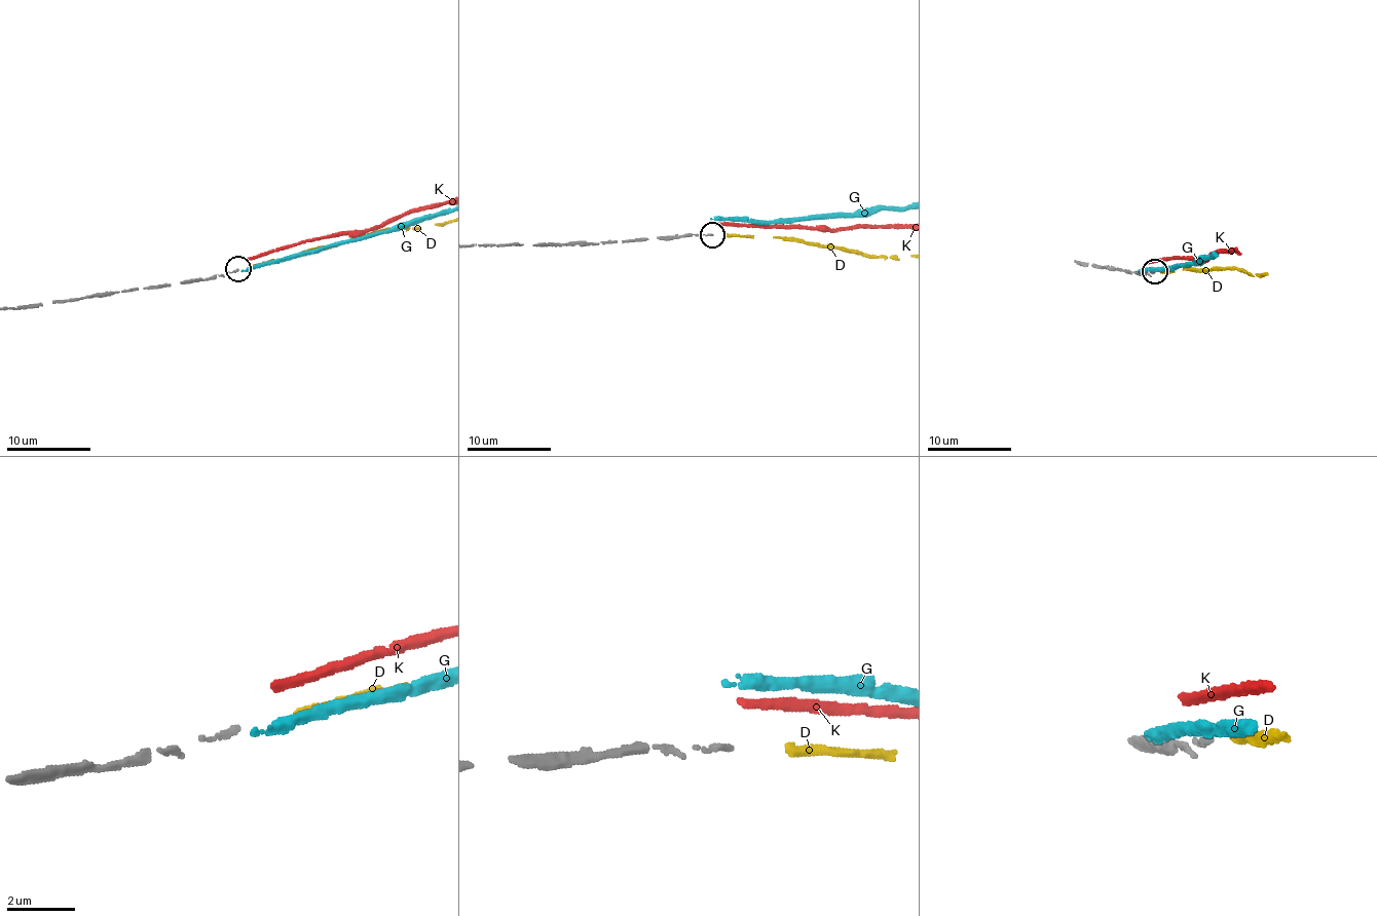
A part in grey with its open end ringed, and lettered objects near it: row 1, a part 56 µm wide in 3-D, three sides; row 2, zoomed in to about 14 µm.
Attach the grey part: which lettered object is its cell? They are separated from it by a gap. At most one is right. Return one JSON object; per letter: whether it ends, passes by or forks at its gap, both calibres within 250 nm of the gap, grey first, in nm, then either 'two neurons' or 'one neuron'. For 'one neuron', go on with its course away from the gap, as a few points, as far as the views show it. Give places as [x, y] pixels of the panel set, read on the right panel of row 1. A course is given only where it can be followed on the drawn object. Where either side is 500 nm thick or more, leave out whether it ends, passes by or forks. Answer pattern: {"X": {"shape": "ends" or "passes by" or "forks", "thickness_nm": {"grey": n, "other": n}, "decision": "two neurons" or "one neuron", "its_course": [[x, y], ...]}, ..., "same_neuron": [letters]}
{"D": {"shape": "ends", "thickness_nm": {"grey": 150, "other": 260}, "decision": "one neuron"}, "G": {"shape": "ends", "thickness_nm": {"grey": 150, "other": 360}, "decision": "two neurons"}, "K": {"shape": "ends", "thickness_nm": {"grey": 150, "other": 260}, "decision": "two neurons"}, "same_neuron": ["D"]}

